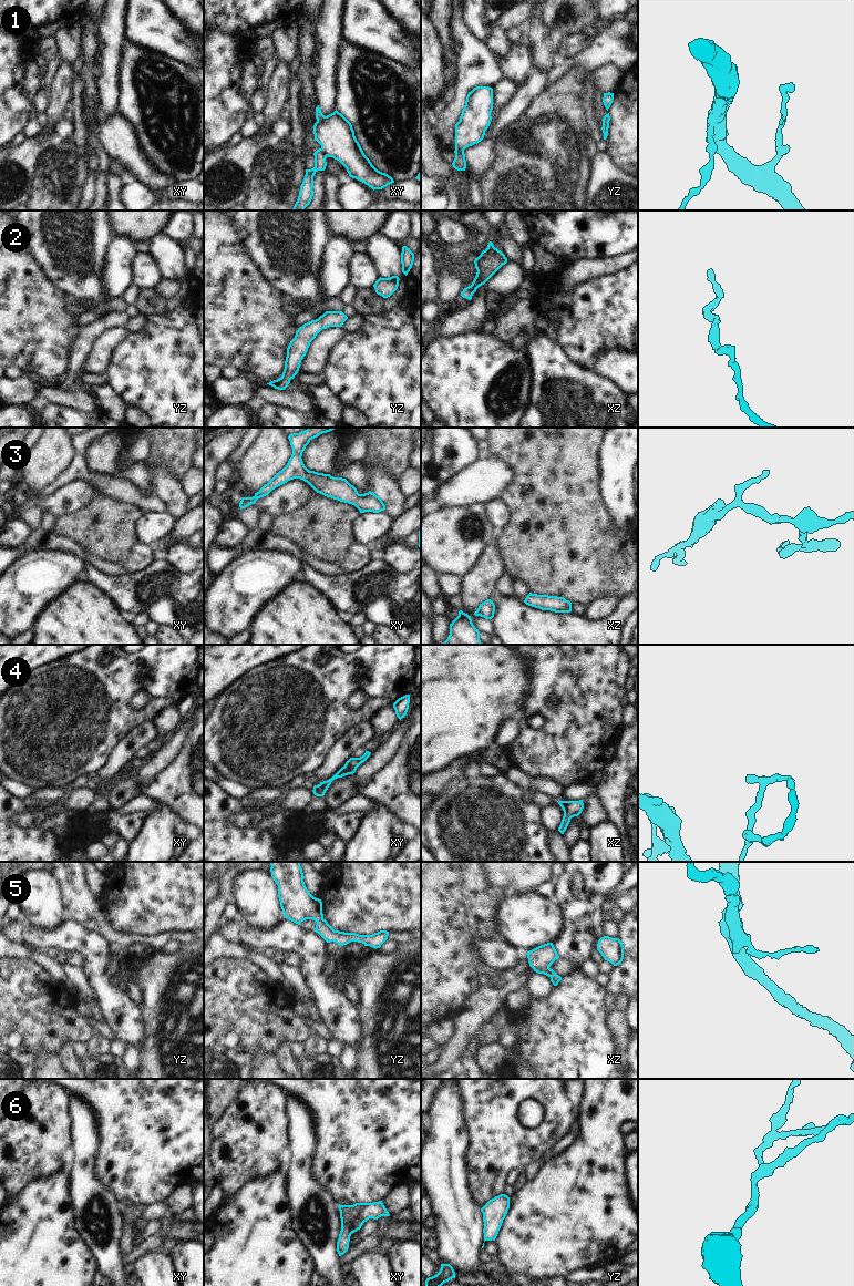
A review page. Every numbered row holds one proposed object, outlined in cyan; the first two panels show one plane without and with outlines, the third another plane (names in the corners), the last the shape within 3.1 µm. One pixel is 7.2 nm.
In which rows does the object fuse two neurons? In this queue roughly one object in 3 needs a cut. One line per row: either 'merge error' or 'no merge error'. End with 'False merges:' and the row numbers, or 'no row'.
1: merge error
2: no merge error
3: no merge error
4: no merge error
5: no merge error
6: no merge error
False merges: 1

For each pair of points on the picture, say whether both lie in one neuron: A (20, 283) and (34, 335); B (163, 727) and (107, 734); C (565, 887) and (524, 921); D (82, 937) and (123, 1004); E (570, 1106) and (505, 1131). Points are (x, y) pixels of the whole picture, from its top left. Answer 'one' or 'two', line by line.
A: one
B: two
C: two
D: one
E: one

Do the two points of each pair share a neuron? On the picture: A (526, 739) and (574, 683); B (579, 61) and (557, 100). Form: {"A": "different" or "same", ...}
{"A": "same", "B": "different"}

